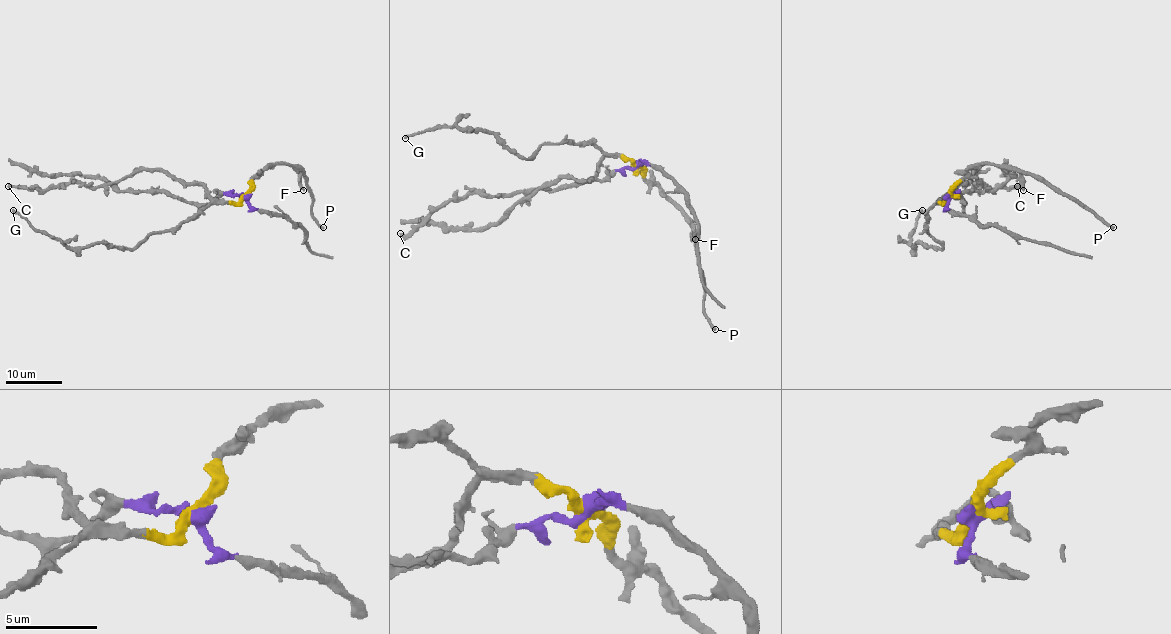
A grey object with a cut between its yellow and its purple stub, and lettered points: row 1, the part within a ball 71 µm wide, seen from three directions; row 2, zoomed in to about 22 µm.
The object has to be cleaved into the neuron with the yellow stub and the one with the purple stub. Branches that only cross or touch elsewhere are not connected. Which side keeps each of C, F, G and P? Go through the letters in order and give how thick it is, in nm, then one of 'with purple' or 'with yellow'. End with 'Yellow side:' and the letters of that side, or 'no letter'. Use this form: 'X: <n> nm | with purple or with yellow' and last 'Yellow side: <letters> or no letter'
C: 360 nm | with yellow
F: 280 nm | with yellow
G: 240 nm | with yellow
P: 280 nm | with yellow
Yellow side: C, F, G, P

